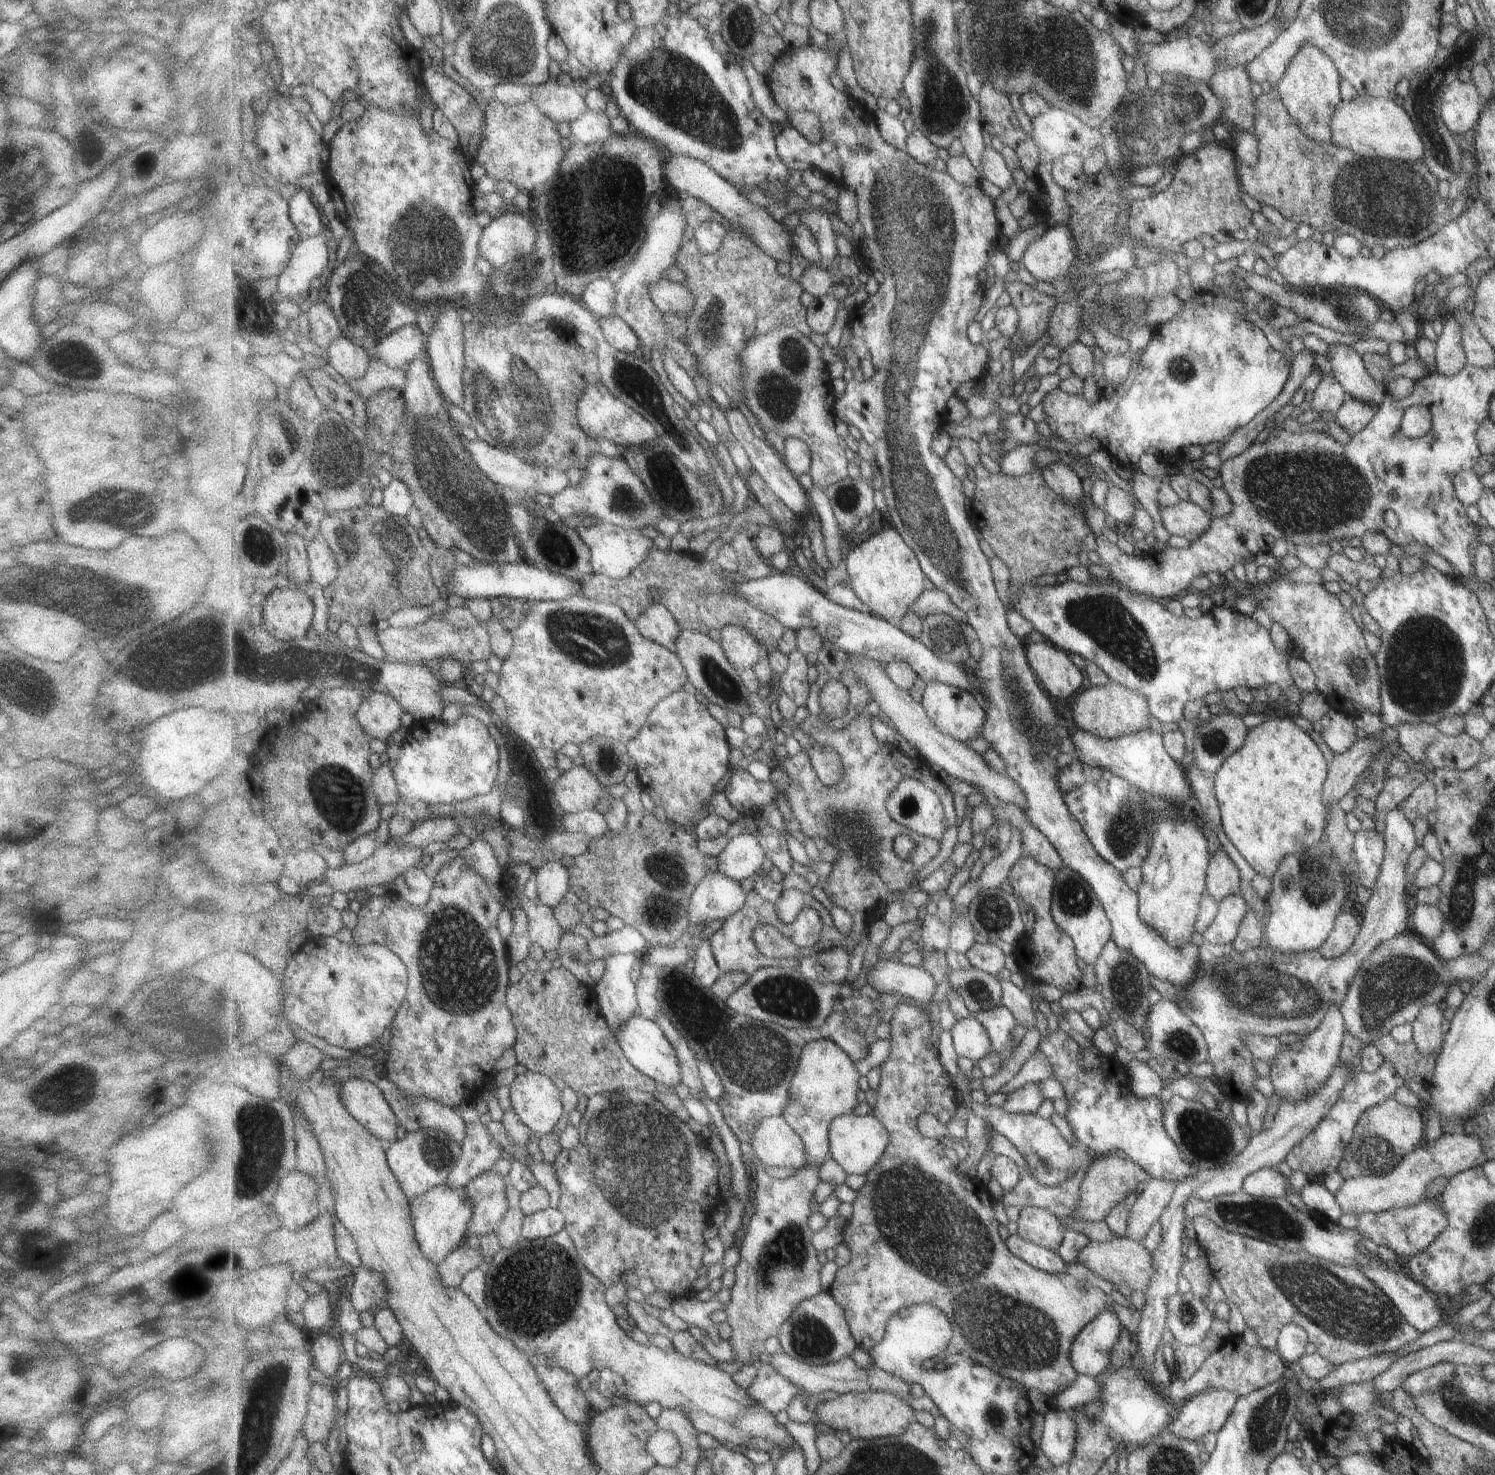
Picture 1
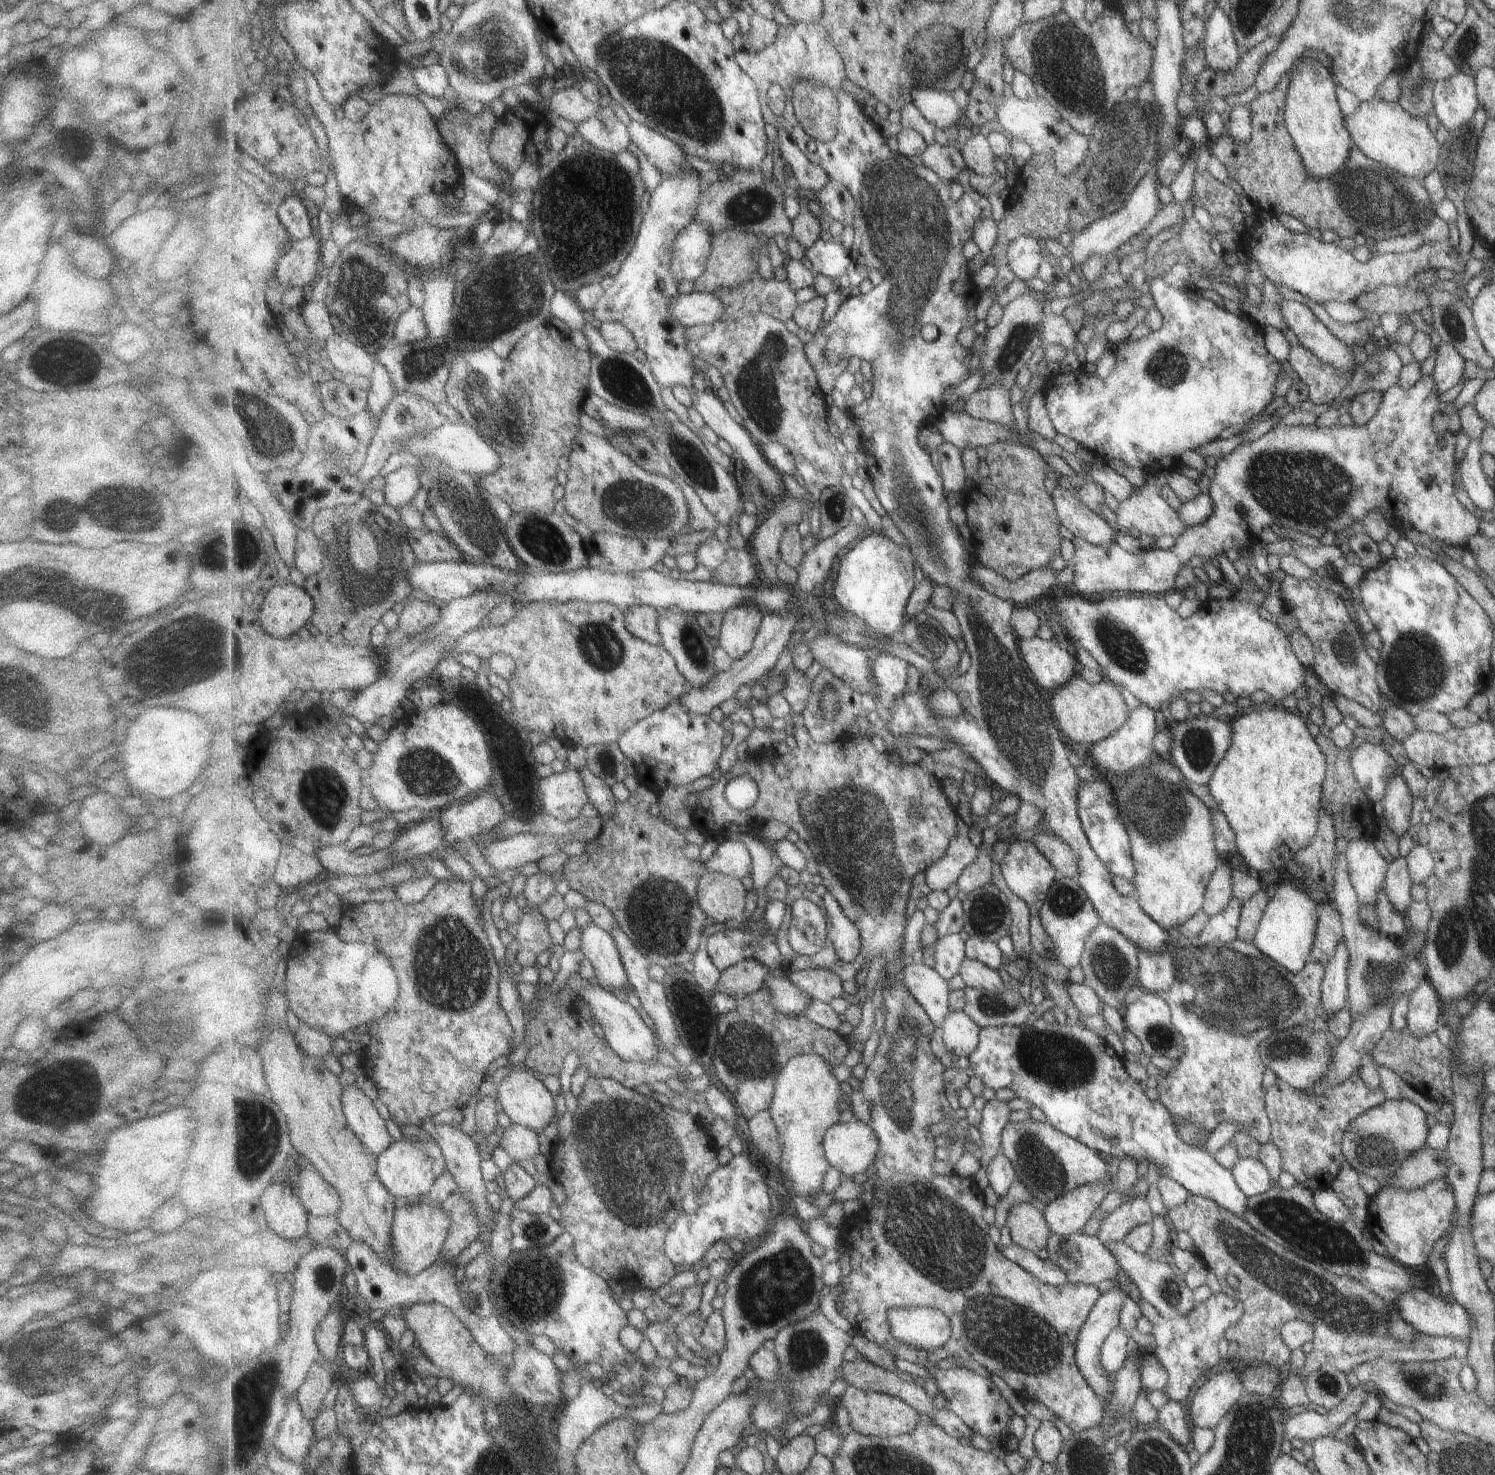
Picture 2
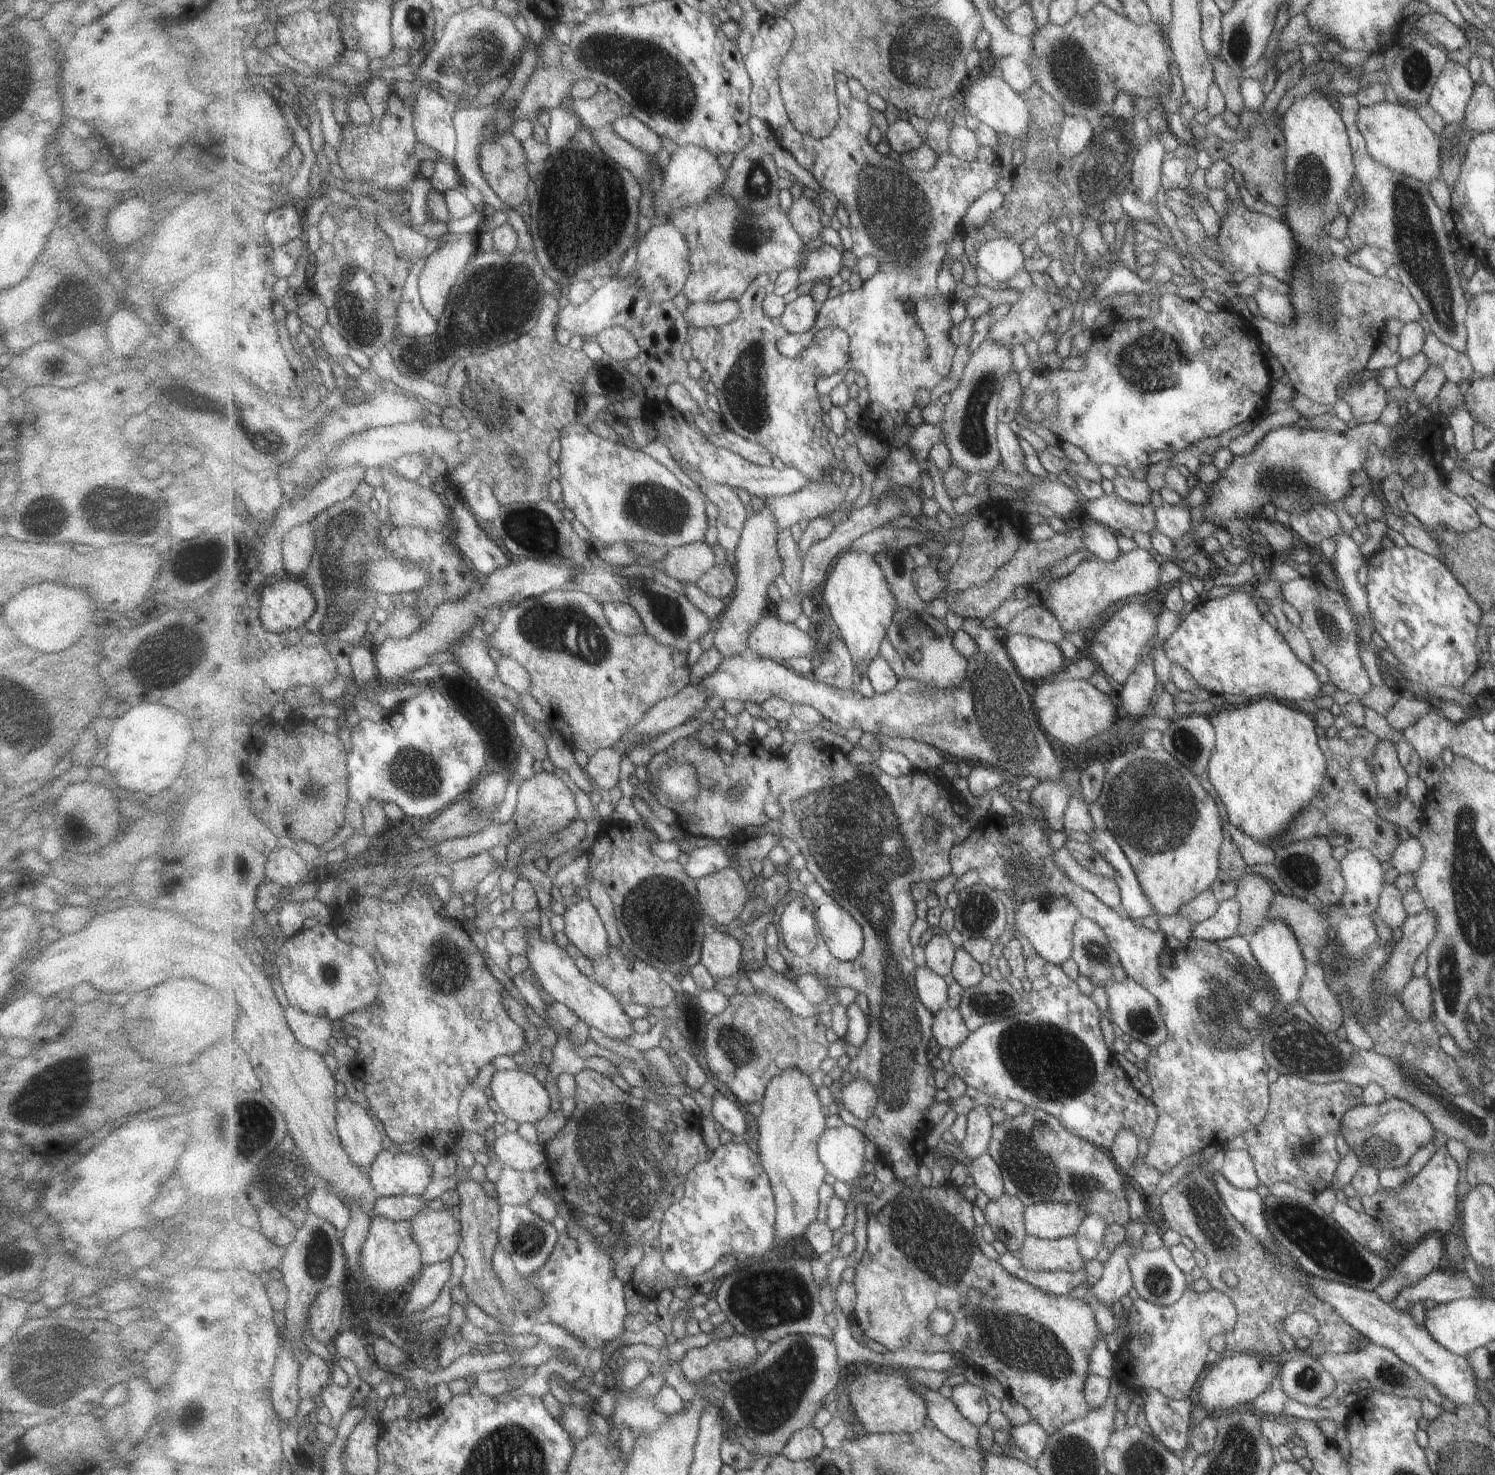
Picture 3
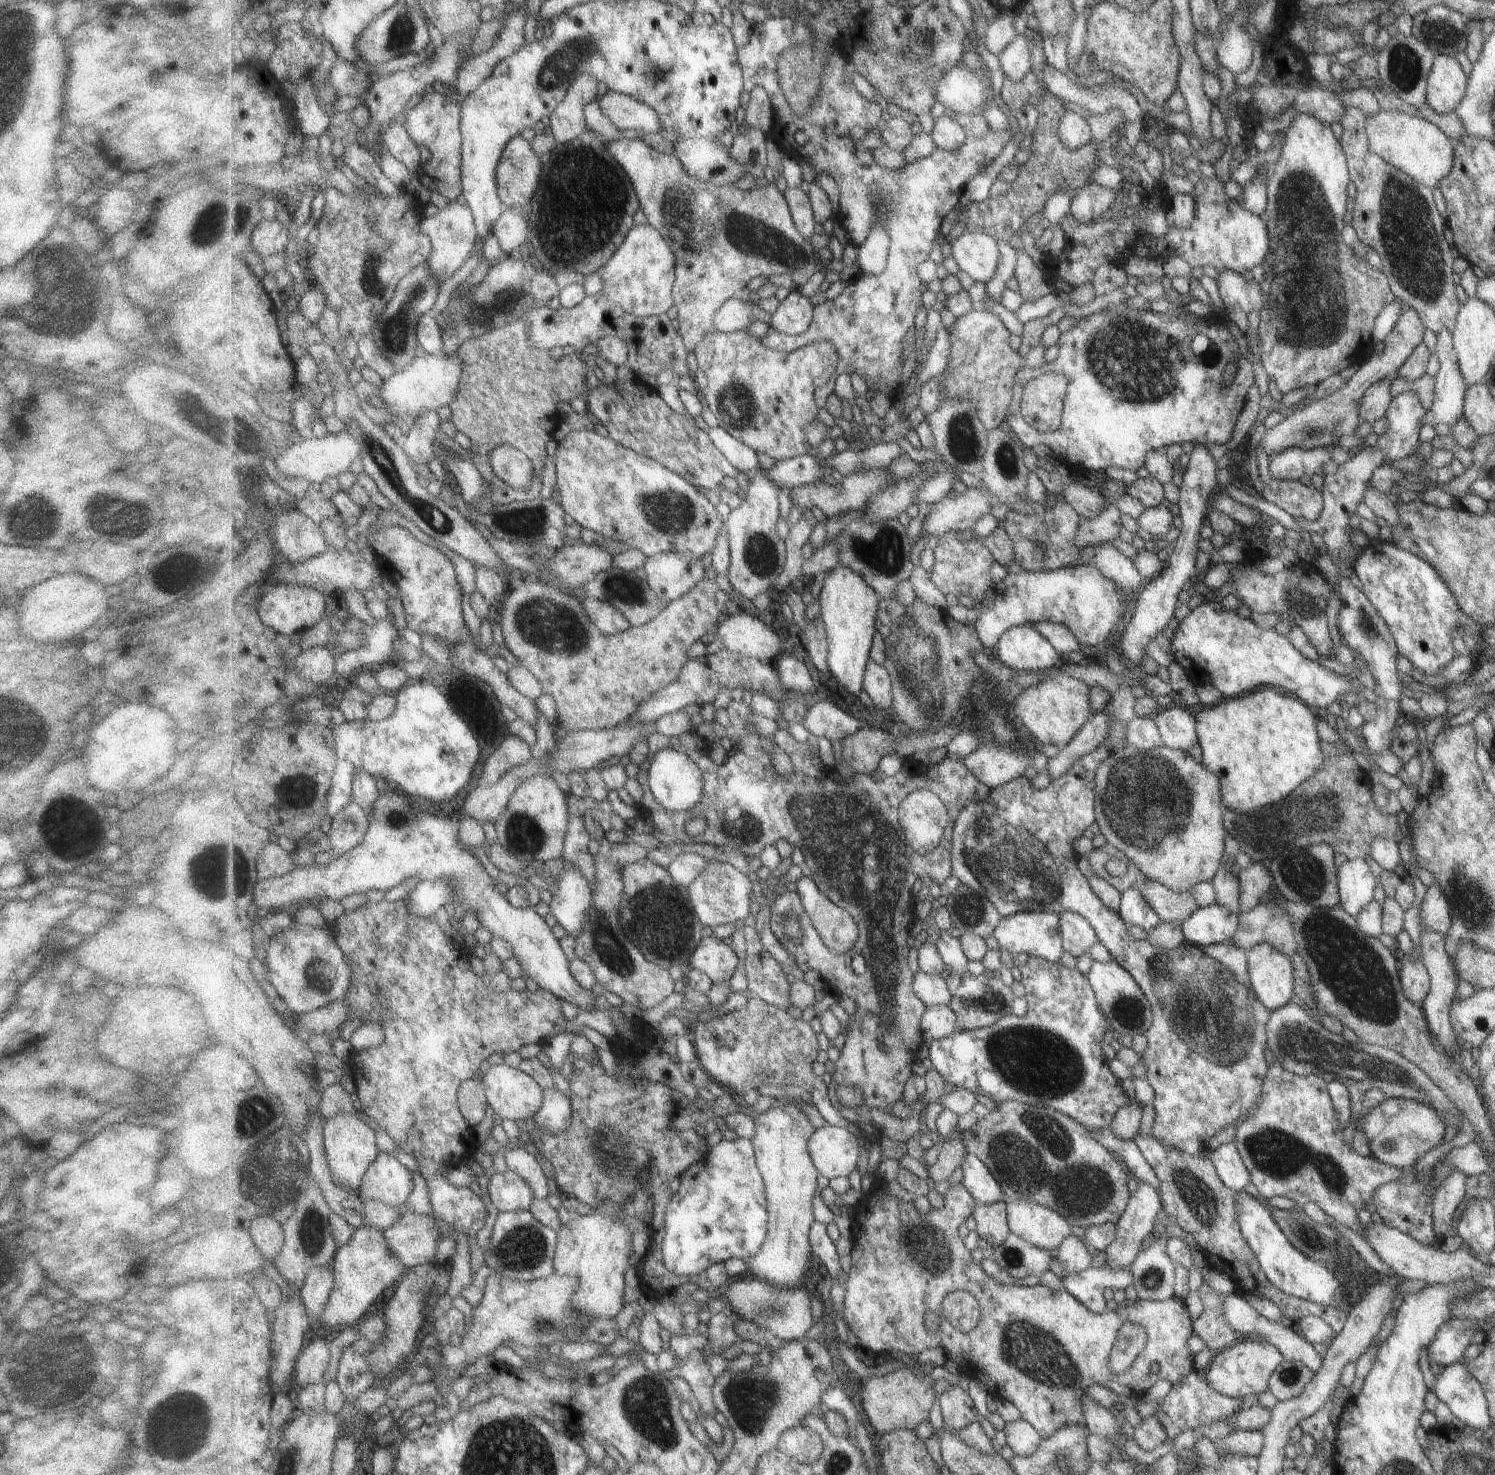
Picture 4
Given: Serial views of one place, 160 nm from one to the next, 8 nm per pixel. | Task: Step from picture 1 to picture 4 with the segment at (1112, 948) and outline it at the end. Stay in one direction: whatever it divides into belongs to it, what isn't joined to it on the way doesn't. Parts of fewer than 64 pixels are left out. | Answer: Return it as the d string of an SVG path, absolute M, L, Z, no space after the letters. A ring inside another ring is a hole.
M1073 911L1062 913L1062 937L1066 951L1079 958L1089 953L1095 942L1100 942L1093 925L1080 914Z

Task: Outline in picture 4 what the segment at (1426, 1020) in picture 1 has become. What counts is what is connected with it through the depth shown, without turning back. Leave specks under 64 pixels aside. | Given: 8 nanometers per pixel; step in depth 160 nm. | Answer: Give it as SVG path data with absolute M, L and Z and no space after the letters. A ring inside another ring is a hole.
M1398 961L1398 977L1403 996L1412 1003L1419 1004L1428 991L1429 977L1421 962Z

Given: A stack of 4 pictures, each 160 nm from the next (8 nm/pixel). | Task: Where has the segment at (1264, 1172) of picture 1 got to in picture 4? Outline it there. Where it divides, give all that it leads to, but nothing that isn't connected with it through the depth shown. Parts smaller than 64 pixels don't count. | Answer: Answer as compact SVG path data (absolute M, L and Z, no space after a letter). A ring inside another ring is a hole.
M1233 1140L1209 1152L1207 1159L1214 1166L1218 1179L1228 1189L1236 1193L1241 1192L1250 1181L1247 1168L1245 1168Z

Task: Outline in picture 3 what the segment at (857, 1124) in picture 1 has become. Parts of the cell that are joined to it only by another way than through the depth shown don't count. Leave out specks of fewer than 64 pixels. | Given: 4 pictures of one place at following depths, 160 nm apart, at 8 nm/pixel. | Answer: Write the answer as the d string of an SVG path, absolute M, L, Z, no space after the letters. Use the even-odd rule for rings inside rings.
M853 1125L828 1128L818 1140L818 1155L836 1180L850 1184L863 1172L867 1139L866 1133Z

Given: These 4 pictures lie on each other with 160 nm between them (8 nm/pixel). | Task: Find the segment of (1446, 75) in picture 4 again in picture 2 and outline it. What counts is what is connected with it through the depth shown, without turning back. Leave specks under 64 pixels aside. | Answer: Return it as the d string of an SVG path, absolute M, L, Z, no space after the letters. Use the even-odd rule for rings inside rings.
M1460 69L1443 80L1436 80L1432 88L1432 112L1447 131L1469 123L1478 109L1475 98L1474 77L1470 71Z

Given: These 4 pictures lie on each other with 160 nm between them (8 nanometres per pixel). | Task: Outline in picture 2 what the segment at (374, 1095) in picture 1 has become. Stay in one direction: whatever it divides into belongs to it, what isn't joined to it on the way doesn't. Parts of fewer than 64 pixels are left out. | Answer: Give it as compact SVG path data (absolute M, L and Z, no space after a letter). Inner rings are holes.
M357 1085L344 1089L342 1107L348 1126L357 1133L369 1152L379 1156L395 1141L385 1126L385 1118L375 1108L373 1099Z

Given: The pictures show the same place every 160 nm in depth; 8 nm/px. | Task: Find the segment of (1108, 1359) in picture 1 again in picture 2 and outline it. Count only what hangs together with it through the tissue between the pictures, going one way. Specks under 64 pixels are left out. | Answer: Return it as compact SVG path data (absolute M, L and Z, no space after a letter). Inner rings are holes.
M1115 1283L1113 1288L1102 1293L1098 1303L1094 1306L1094 1310L1091 1311L1086 1323L1082 1326L1076 1347L1076 1363L1083 1373L1083 1376L1087 1379L1087 1382L1091 1385L1091 1388L1094 1388L1094 1391L1103 1402L1109 1398L1112 1386L1109 1384L1110 1372L1104 1369L1102 1363L1101 1352L1102 1346L1106 1343L1107 1337L1111 1334L1111 1331L1119 1327L1121 1306L1123 1306L1123 1302L1127 1300L1127 1296L1121 1291L1122 1285L1123 1284Z

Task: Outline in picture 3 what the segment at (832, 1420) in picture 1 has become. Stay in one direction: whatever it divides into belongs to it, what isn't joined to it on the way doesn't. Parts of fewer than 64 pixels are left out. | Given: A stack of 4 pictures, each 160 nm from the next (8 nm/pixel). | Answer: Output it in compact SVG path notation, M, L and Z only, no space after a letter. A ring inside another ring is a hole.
M887 1371L859 1375L850 1385L848 1400L857 1418L857 1429L867 1433L914 1433L925 1426L926 1400L912 1389L911 1380Z

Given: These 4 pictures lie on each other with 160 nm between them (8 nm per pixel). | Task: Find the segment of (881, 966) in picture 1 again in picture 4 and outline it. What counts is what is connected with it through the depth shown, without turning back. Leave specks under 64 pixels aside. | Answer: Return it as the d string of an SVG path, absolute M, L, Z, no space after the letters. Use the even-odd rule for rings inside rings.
M917 971L914 976L914 993L928 1006L948 1005L951 1002L951 989L948 980L940 975Z

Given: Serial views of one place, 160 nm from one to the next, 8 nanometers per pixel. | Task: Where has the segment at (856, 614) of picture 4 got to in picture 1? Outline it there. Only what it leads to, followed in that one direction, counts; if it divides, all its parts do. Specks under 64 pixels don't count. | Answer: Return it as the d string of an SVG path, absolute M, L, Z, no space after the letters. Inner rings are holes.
M890 526L879 530L866 541L847 552L845 556L848 586L863 602L864 608L888 621L898 623L911 609L911 605L925 592L925 582L928 576L916 552L906 543L904 536Z

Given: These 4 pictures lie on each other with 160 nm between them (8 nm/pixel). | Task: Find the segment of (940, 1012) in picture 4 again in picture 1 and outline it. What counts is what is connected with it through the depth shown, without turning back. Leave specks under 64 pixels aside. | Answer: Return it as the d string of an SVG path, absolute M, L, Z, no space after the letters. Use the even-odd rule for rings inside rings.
M971 1013L963 1019L957 1019L950 1034L958 1056L965 1056L976 1063L992 1052L990 1034L981 1021Z

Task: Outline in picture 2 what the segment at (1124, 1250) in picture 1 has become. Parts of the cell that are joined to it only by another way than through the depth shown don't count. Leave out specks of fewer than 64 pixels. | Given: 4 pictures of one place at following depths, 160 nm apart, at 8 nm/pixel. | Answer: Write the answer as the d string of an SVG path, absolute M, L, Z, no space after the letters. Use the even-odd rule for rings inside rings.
M1083 1232L1067 1236L1052 1234L1043 1254L1045 1258L1060 1266L1068 1274L1068 1280L1074 1283L1096 1285L1103 1280L1111 1280L1114 1283L1121 1284L1117 1282L1119 1272L1123 1272L1129 1286L1132 1283L1127 1278L1125 1270L1123 1270L1113 1251L1097 1235L1088 1235Z

